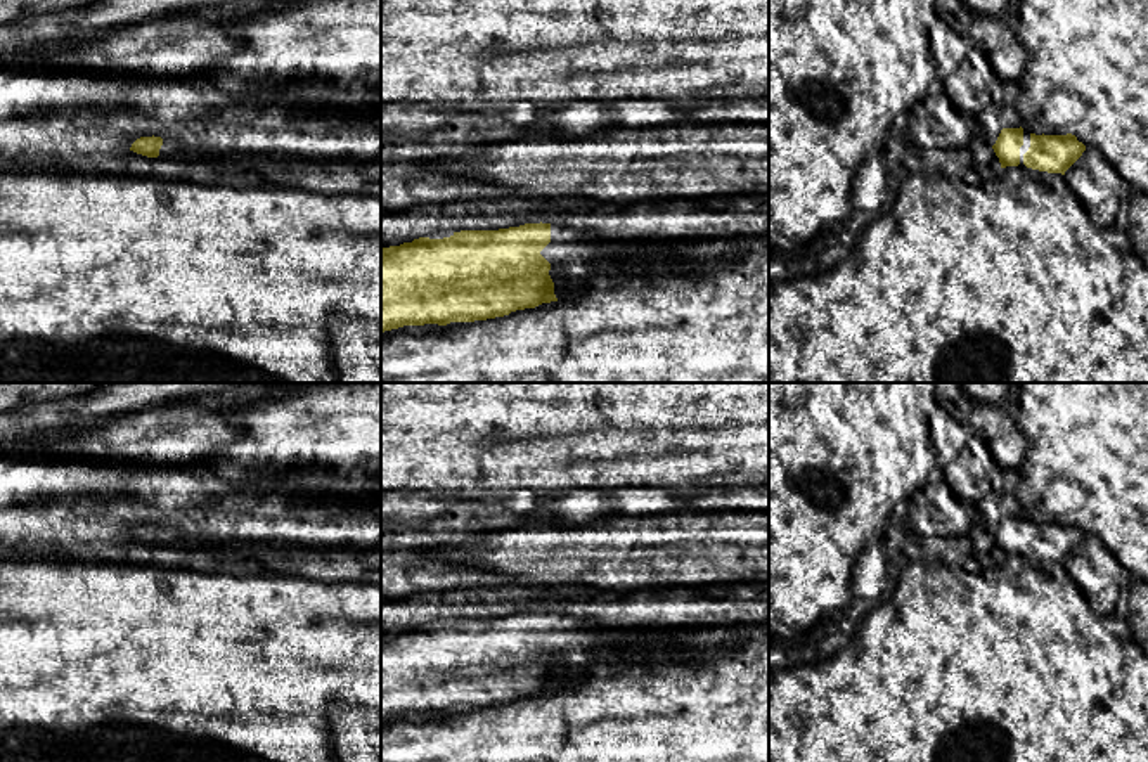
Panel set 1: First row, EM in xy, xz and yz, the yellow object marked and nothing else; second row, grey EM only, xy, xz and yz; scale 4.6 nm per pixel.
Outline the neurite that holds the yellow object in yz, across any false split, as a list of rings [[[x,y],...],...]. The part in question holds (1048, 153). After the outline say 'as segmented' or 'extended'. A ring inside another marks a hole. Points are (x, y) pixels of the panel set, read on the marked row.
[[[1003,128],[992,145],[1001,168],[1027,166],[1048,173],[1065,171],[1082,156],[1086,145],[1075,135],[1035,135],[1025,128]]]; extended

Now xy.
[[[140,137],[130,151],[147,158],[218,159],[235,171],[255,170],[267,182],[282,187],[301,187],[320,194],[367,194],[381,197],[381,154],[365,159],[343,156],[339,159],[313,159],[293,154],[225,152],[211,154],[190,149],[171,139]]]; extended

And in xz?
[[[525,223],[519,227],[499,229],[499,230],[461,230],[454,232],[450,237],[429,239],[419,237],[412,242],[403,242],[400,246],[390,246],[381,249],[381,333],[398,329],[403,326],[424,326],[438,324],[447,326],[450,322],[474,322],[495,317],[509,315],[516,310],[535,308],[542,303],[561,301],[575,294],[580,287],[587,286],[589,279],[596,272],[616,274],[622,267],[634,274],[646,274],[648,262],[653,258],[651,251],[642,249],[644,241],[658,241],[646,237],[625,237],[623,234],[604,234],[589,229],[575,229],[559,223]]]; extended

